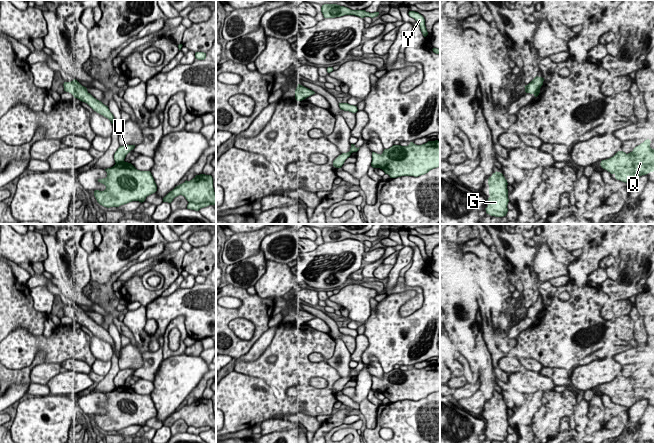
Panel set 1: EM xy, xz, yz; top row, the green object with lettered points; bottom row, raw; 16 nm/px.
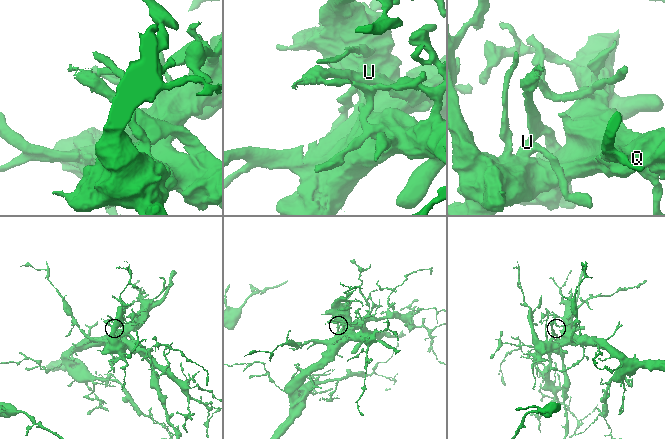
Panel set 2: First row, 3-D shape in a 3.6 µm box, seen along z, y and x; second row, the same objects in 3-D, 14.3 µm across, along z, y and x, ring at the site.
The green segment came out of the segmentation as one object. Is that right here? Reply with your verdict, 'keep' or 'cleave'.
cleave

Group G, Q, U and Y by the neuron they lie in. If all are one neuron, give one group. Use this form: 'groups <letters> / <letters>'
groups G Q Y / U

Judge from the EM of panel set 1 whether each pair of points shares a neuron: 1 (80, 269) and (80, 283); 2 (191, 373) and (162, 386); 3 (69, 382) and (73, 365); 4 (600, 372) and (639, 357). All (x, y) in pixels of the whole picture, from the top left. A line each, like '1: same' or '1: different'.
1: same
2: same
3: different
4: different

